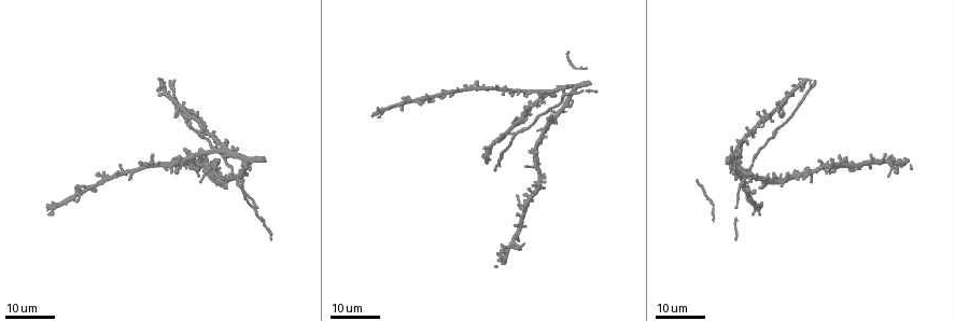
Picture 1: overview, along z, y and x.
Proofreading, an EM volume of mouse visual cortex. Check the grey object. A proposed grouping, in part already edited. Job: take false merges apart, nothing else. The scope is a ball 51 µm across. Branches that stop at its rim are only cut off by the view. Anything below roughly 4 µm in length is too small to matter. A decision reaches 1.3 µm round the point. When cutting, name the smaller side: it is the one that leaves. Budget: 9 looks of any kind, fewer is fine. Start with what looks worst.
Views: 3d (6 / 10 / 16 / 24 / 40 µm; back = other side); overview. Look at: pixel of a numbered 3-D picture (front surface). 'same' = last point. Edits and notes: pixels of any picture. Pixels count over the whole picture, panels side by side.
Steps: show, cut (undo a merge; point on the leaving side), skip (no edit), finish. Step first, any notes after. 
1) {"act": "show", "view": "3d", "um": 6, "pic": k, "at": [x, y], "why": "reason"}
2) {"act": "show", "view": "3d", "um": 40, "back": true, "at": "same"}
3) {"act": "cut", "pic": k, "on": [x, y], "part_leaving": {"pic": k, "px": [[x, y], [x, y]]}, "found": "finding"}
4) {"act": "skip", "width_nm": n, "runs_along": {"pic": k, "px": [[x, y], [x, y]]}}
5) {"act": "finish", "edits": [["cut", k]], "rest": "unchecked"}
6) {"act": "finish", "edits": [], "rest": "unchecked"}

{"act": "show", "view": "3d", "um": 24, "pic": 1, "at": [240, 175], "why": "four or more arms meet"}

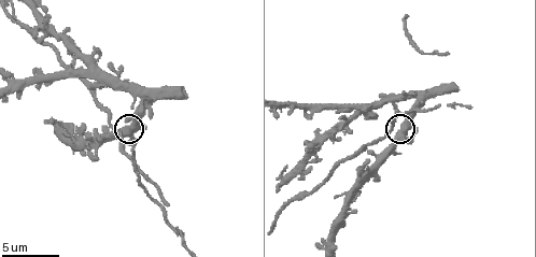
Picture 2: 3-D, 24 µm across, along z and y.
{"act": "show", "view": "3d", "um": 6, "pic": 2, "at": [127, 134]}

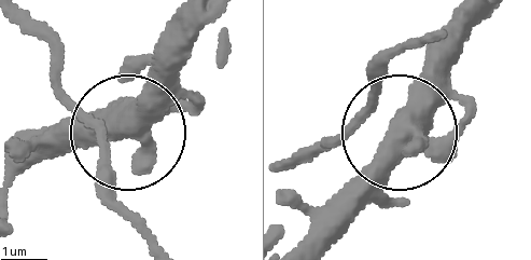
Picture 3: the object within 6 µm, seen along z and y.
{"act": "skip", "width_nm": 370, "runs_along": {"pic": 3, "px": [[198, 18], [171, 89], [129, 131], [106, 127], [52, 81]]}, "found": "continuous, no second neuron"}

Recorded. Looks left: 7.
{"act": "show", "view": "3d", "um": 16, "pic": 2, "at": [339, 116]}

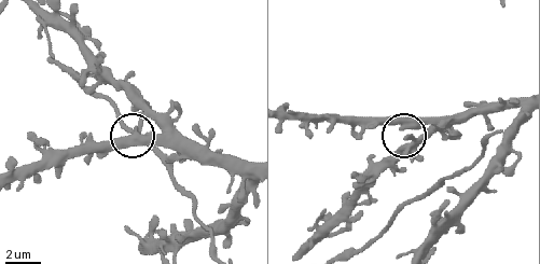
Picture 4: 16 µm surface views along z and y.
{"act": "skip", "side_arm_um": 23, "found": "one neuron here"}

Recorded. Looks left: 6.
{"act": "show", "view": "3d", "um": 16, "pic": 1, "at": [795, 108], "why": "thick turns thin"}

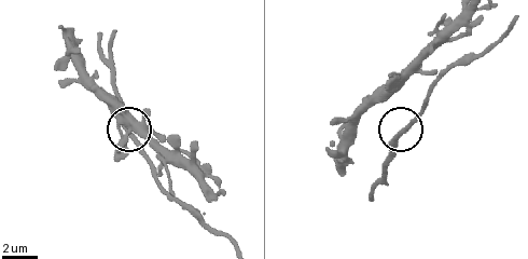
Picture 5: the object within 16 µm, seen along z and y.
{"act": "show", "view": "3d", "um": 10, "pic": 5, "at": [405, 128], "why": "zoom in"}

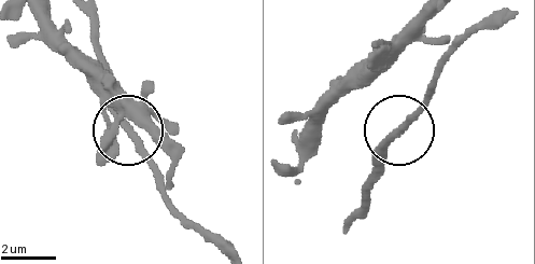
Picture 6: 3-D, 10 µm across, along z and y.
{"act": "skip", "found": "one neuron here"}

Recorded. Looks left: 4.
{"act": "show", "view": "3d", "um": 6, "pic": 2, "at": [287, 200], "why": "calibre changes"}

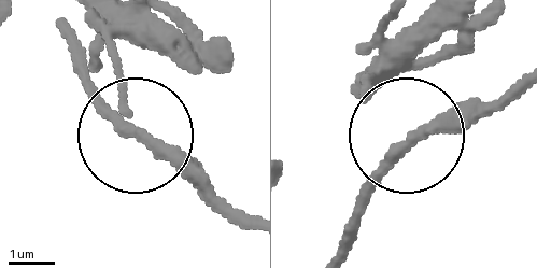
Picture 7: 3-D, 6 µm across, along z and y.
{"act": "skip", "width_nm": 260, "runs_along": {"pic": 7, "px": [[244, 219], [152, 150], [74, 50]]}, "found": "all the same neuron"}

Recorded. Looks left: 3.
{"act": "finish", "edits": [], "rest": "unchecked"}

